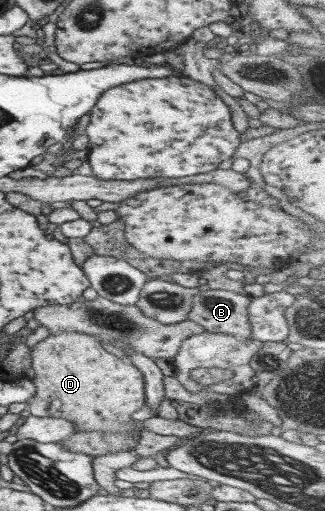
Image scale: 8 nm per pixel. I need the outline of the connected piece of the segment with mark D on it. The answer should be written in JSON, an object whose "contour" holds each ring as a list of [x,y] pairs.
{"contour":[[[61,331],[34,344],[30,351],[34,396],[26,404],[30,416],[66,419],[74,423],[74,433],[137,431],[130,415],[144,404],[143,375],[125,359],[106,352],[101,342],[93,335]]]}

